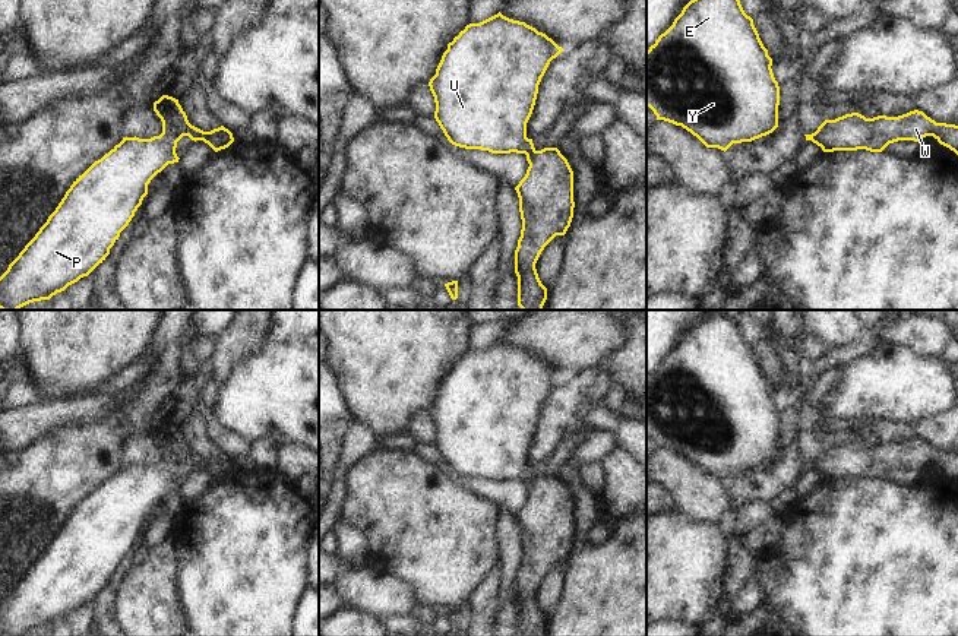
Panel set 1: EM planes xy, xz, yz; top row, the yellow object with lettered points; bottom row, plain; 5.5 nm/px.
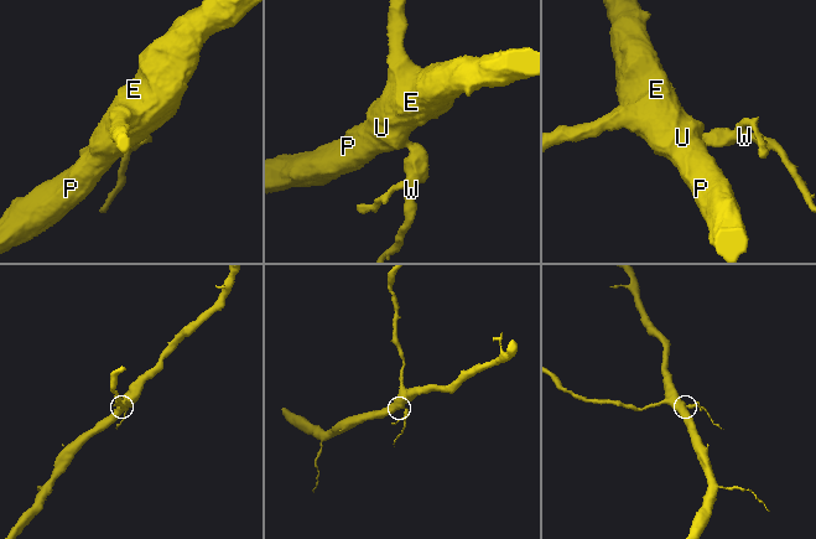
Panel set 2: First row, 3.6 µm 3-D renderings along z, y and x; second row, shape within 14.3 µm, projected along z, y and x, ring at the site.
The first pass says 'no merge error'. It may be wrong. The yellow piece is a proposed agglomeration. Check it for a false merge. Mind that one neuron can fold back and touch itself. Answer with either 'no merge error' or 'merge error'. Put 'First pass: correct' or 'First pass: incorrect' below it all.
merge error
First pass: incorrect

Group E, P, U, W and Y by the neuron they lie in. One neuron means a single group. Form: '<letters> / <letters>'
E P U Y / W

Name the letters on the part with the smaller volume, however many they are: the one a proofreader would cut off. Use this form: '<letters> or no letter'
W

